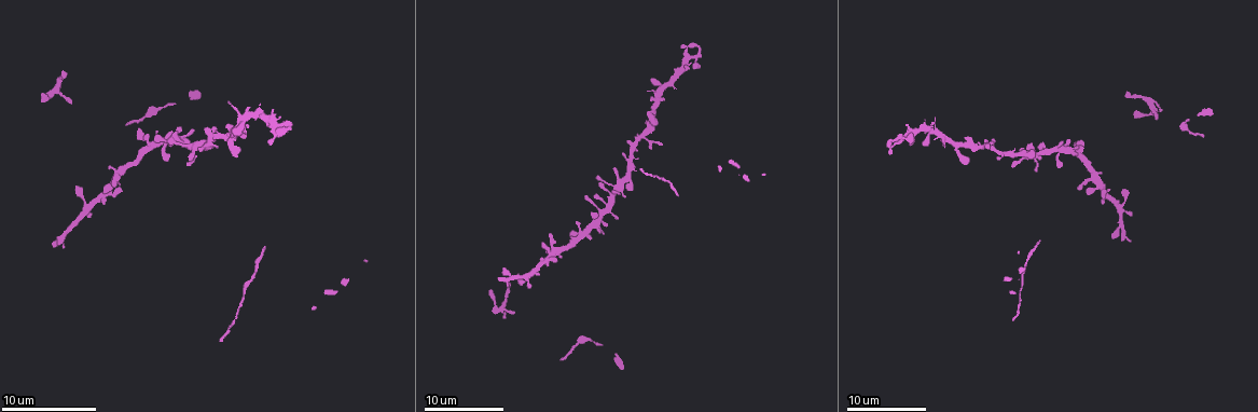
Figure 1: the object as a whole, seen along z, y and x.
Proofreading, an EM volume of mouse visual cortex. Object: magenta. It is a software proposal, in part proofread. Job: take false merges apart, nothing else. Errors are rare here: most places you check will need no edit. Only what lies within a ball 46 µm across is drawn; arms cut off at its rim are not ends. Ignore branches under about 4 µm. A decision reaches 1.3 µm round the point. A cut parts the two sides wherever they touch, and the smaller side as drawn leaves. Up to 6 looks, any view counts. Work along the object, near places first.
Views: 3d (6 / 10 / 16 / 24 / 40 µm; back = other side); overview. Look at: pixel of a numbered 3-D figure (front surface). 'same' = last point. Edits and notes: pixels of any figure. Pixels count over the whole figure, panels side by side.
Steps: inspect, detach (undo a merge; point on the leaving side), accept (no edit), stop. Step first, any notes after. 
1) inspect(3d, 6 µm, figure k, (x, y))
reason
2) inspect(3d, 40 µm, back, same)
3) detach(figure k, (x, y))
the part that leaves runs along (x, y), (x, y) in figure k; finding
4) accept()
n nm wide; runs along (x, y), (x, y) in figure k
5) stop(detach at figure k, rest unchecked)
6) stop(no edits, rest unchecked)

inspect(3d, 6 µm, figure 1, (673, 183))

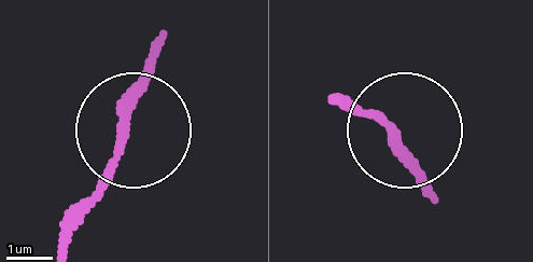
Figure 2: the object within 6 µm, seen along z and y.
inspect(3d, 6 µm, back, figure 2, (392, 133))

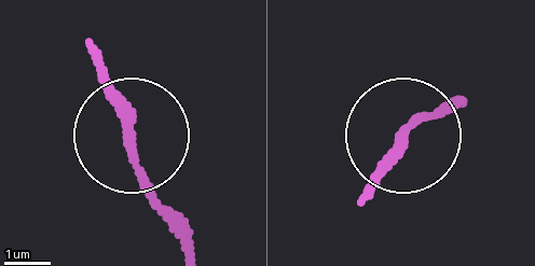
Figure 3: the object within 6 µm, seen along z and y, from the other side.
accept()
210 nm wide; continuous, no second neuron

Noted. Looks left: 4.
inspect(3d, 10 µm, figure 1, (592, 227))
four or more arms meet

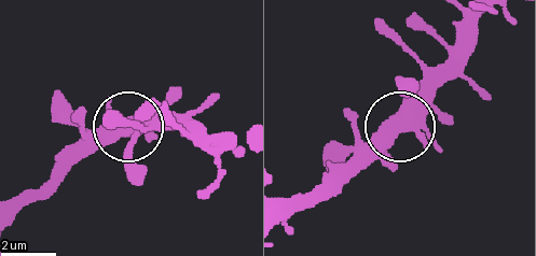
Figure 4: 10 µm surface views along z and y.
inspect(3d, 10 µm, back, figure 4, (403, 128))
other side

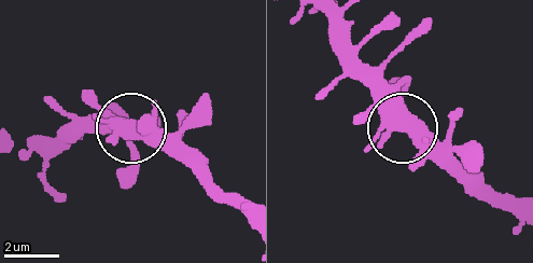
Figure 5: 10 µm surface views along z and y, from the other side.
accept()
runs along (404, 106), (404, 120), (397, 104), (344, 51) in figure 5; continuous, no second neuron

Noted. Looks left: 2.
inspect(3d, 6 µm, figure 1, (1035, 160))
looks like a crossing

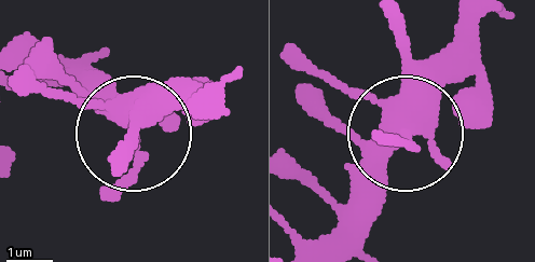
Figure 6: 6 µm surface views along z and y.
inspect(3d, 6 µm, back, figure 6, (402, 127))

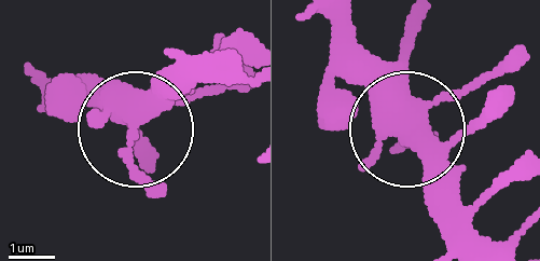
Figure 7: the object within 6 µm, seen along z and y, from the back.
accept()
side arm 24 µm; 5 arms; all the same neuron

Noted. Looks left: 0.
stop(no edits, rest unchecked)

